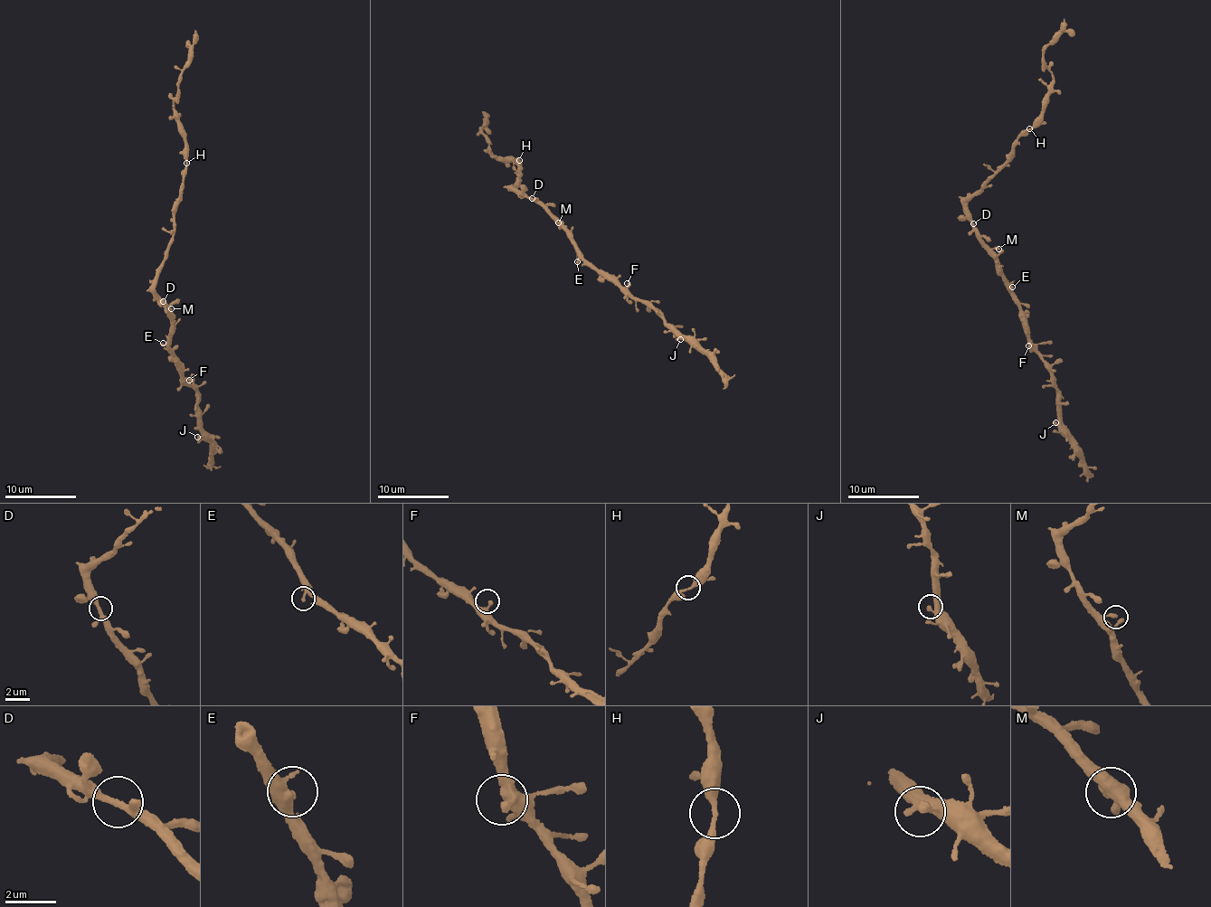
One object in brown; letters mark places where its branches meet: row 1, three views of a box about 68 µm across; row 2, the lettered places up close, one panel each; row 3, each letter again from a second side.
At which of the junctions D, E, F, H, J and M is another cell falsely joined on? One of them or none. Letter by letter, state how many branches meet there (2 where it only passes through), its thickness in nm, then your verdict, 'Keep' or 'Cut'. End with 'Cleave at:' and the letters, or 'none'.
D: Branches: 3. Thickness 280 nm. Keep
E: Branches: 2. Thickness 220 nm. Keep
F: Branches: 1. Thickness 280 nm. Keep
H: Branches: 2. Thickness 240 nm. Keep
J: Branches: 1. Thickness 280 nm. Keep
M: Branches: 1. Thickness 280 nm. Keep
Cleave at: none

